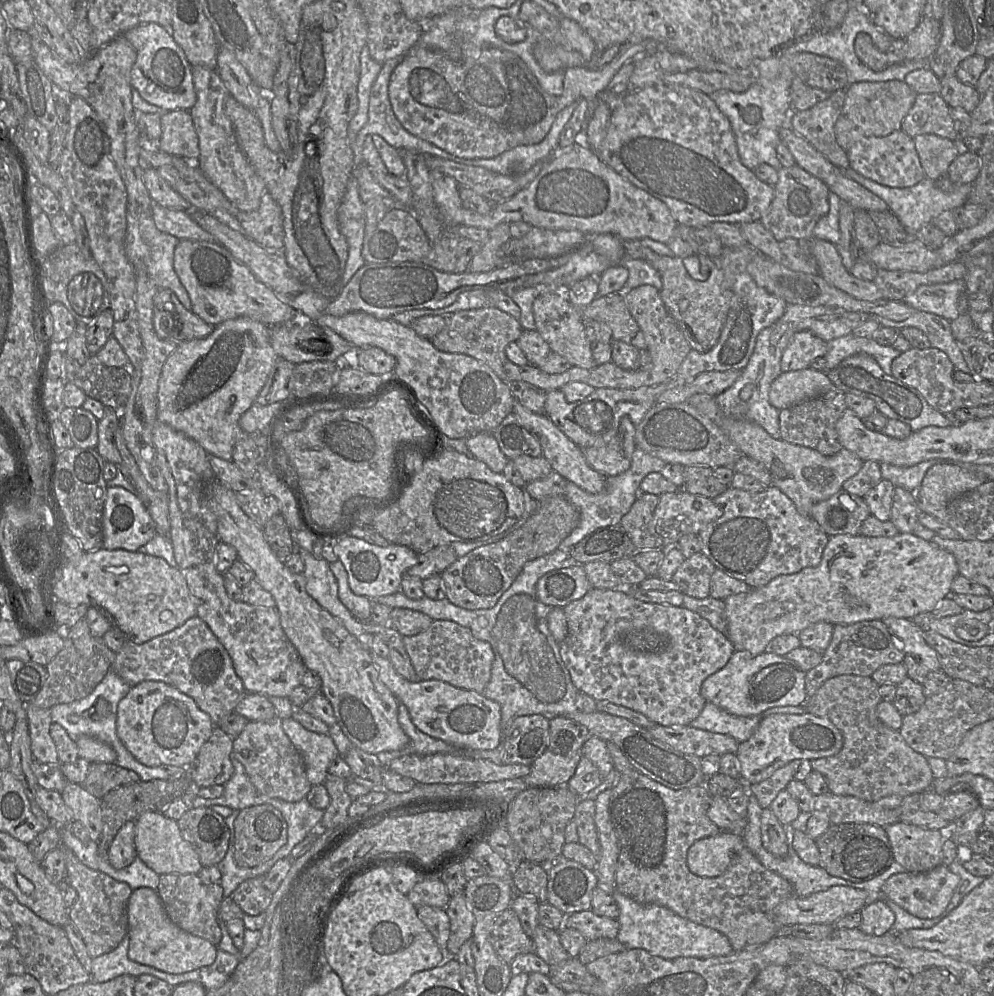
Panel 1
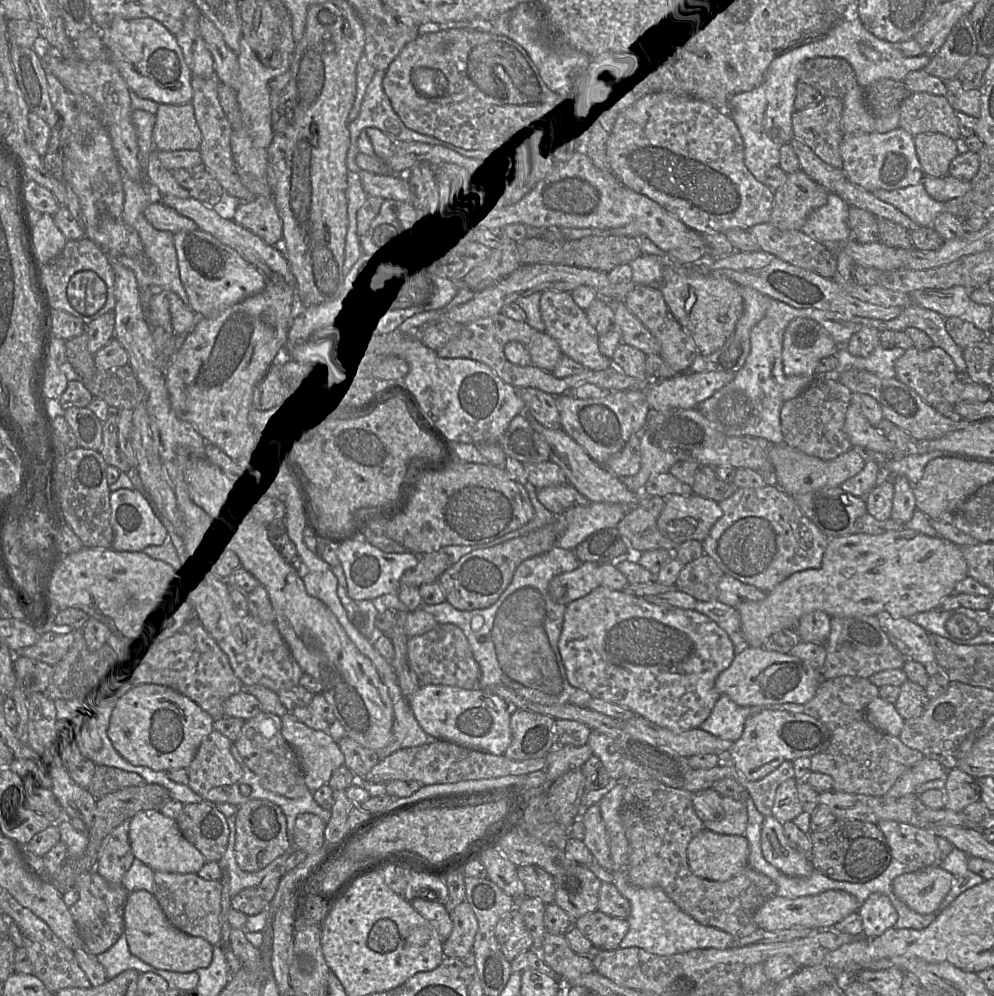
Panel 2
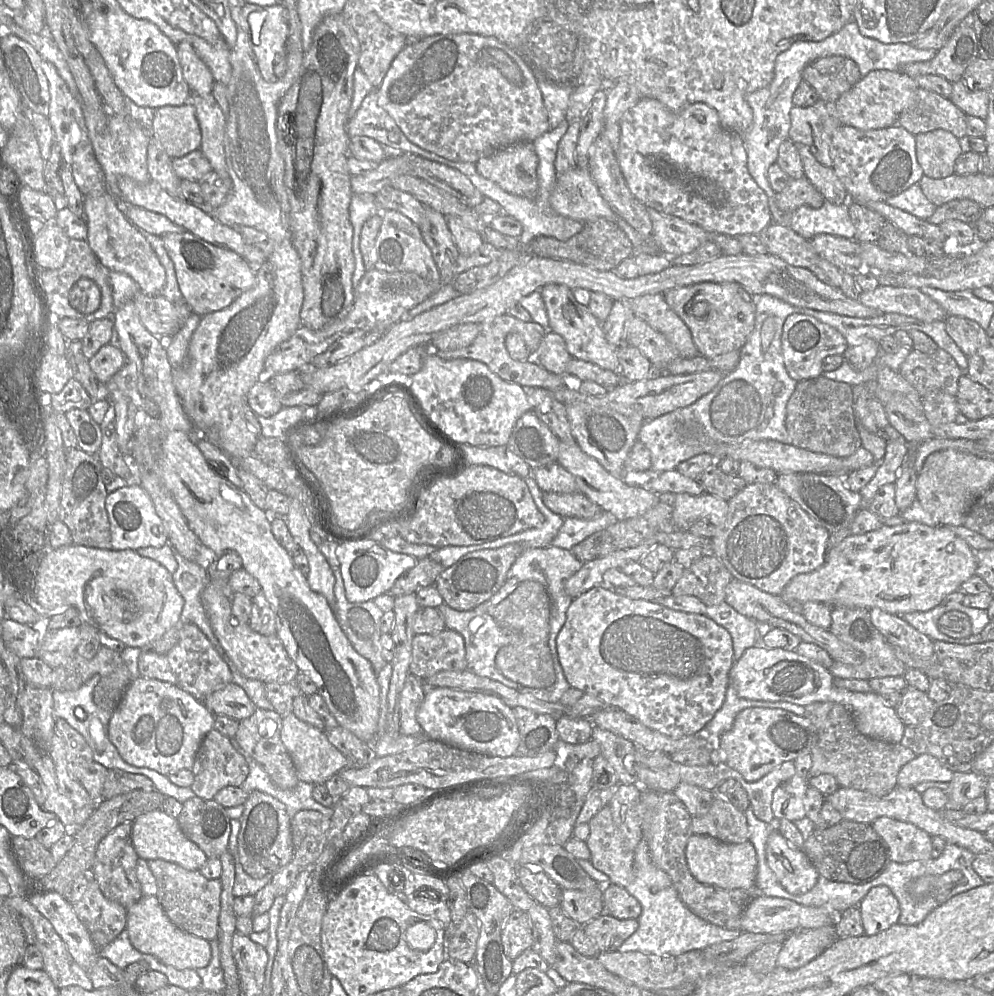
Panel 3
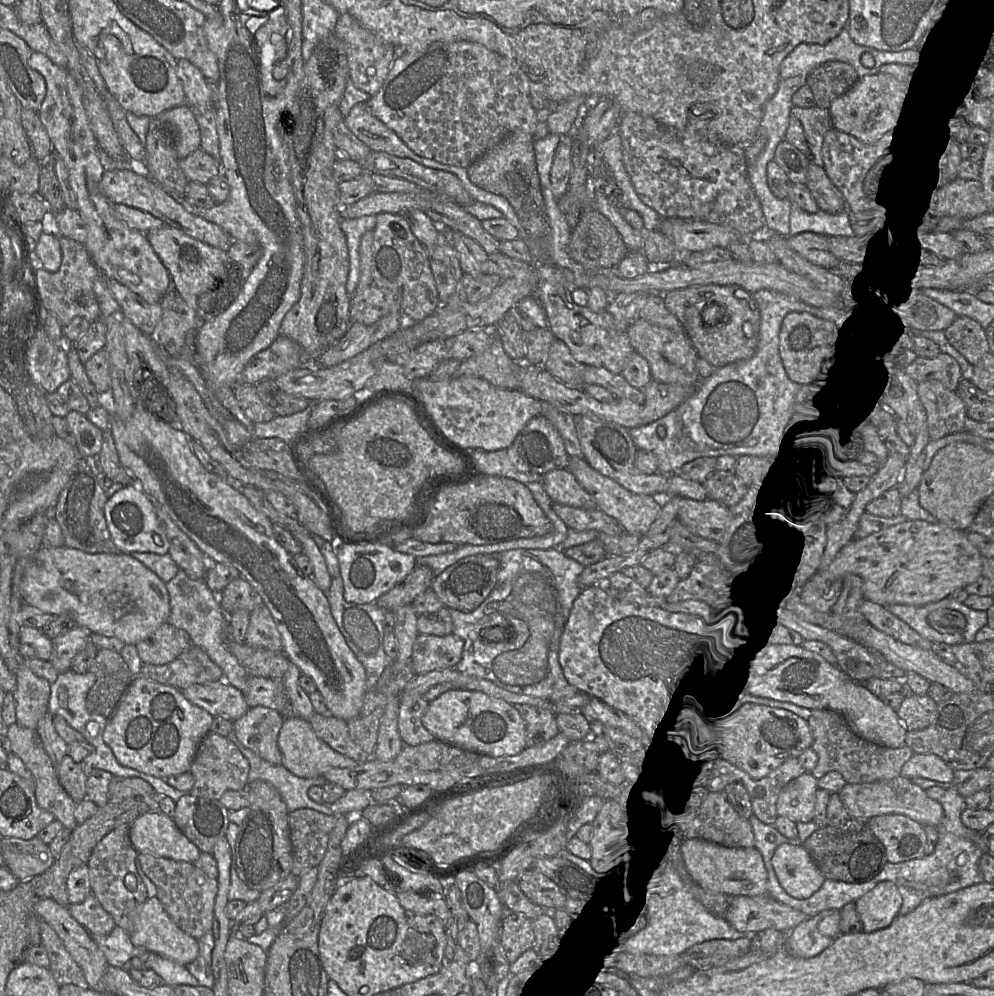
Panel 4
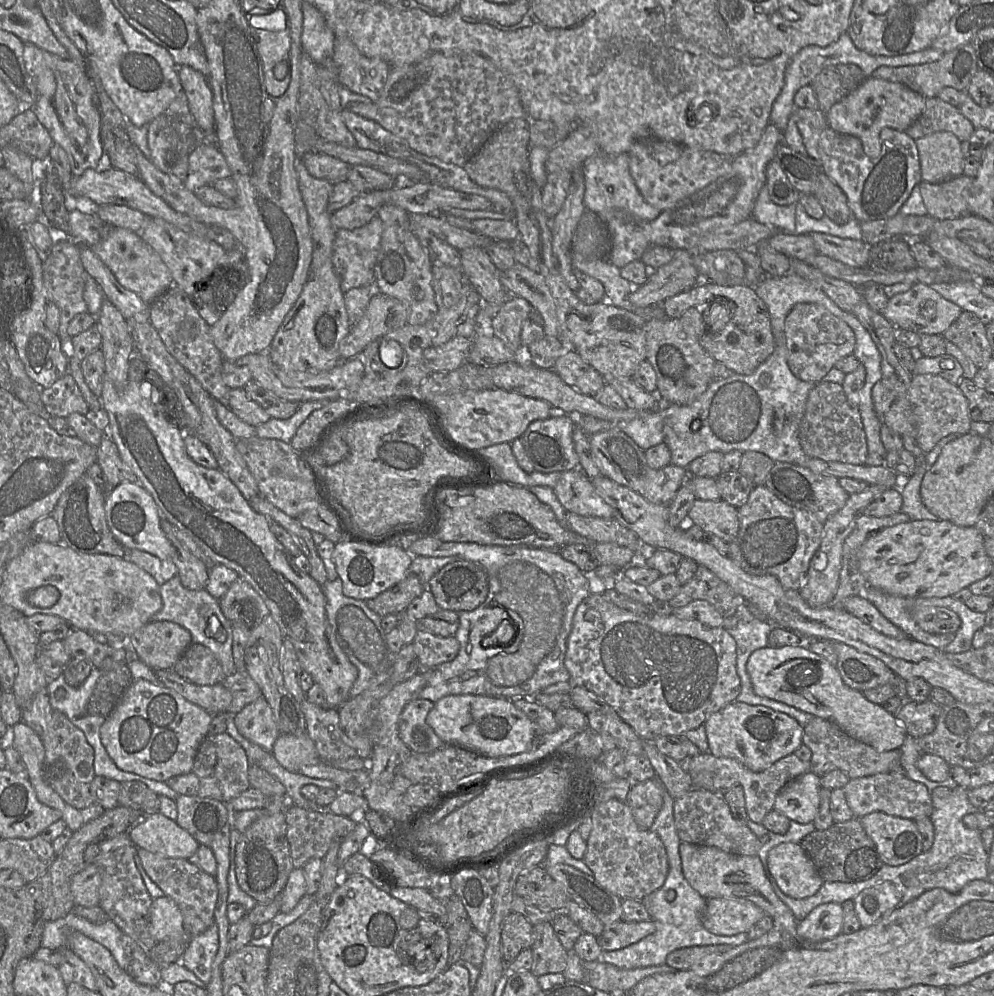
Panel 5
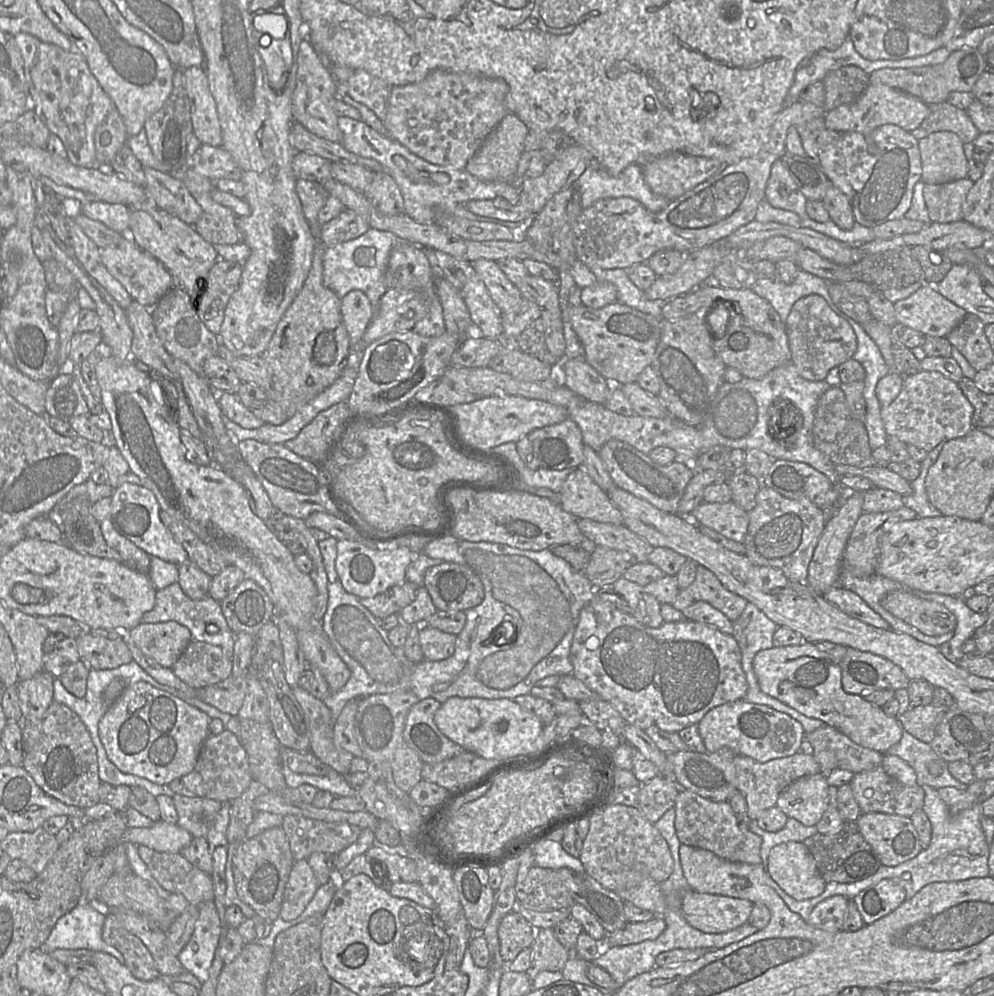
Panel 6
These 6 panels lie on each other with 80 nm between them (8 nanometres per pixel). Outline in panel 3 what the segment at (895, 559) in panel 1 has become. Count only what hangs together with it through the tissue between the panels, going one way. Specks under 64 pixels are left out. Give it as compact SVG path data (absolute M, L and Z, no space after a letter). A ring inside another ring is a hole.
M904 522L897 526L882 527L863 535L849 535L828 550L824 564L809 573L795 576L783 589L781 599L793 608L809 601L849 608L880 608L893 615L924 612L941 604L950 593L960 590L962 583L975 575L974 551L949 527L930 527L918 522Z

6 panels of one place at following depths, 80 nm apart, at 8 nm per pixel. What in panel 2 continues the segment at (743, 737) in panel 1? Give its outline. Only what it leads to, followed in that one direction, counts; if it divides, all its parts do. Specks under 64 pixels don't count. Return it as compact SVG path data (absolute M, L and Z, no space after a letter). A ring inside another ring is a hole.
M720 695L708 718L699 726L720 739L735 742L743 732L745 721L763 710L804 713L803 705L794 703L763 706L739 706L727 695Z

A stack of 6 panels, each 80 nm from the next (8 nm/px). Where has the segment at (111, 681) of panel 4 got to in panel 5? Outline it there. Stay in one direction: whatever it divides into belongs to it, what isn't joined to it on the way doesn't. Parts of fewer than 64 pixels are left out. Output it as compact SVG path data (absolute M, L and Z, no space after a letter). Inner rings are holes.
M105 658L99 670L101 676L89 699L87 710L90 715L107 718L134 679L126 663L116 663Z

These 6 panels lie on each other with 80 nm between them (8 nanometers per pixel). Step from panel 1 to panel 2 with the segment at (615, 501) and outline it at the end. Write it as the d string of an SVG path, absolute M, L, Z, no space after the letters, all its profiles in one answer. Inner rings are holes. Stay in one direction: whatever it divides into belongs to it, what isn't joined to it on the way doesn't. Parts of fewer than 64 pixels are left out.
M644 429L639 434L639 438L641 453L639 472L620 479L631 492L640 494L651 478L658 474L669 472L670 468L678 460L672 453L654 444L651 436ZM590 502L567 509L563 513L567 528L557 539L555 546L574 550L596 531L616 527L630 508L631 506L624 504Z

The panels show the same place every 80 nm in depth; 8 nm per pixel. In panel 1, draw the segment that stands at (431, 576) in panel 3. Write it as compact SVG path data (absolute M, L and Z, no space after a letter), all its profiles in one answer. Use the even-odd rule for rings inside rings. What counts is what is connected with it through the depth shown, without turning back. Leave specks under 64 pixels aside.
M442 545L418 554L418 561L406 571L406 575L424 580L433 575L440 575L458 559L450 545Z

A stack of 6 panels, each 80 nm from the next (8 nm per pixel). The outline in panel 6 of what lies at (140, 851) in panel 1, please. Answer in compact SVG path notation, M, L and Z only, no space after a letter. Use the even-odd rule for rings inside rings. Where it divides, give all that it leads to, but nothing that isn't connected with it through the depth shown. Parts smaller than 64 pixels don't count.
M160 820L149 828L128 827L123 841L144 845L158 852L181 853L193 838L187 830L182 829L179 825Z

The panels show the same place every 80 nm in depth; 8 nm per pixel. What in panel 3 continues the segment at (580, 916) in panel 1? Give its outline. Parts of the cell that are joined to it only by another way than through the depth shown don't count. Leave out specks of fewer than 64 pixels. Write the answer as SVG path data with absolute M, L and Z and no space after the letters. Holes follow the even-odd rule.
M607 913L589 921L582 927L600 952L618 951L622 943L639 927L638 919L618 919Z

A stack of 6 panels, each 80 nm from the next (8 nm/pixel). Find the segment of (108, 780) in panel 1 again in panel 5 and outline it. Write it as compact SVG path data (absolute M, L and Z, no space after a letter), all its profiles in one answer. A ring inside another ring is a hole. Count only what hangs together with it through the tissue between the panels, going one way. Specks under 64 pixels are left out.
M140 781L120 782L119 805L153 815L159 812L159 796Z

